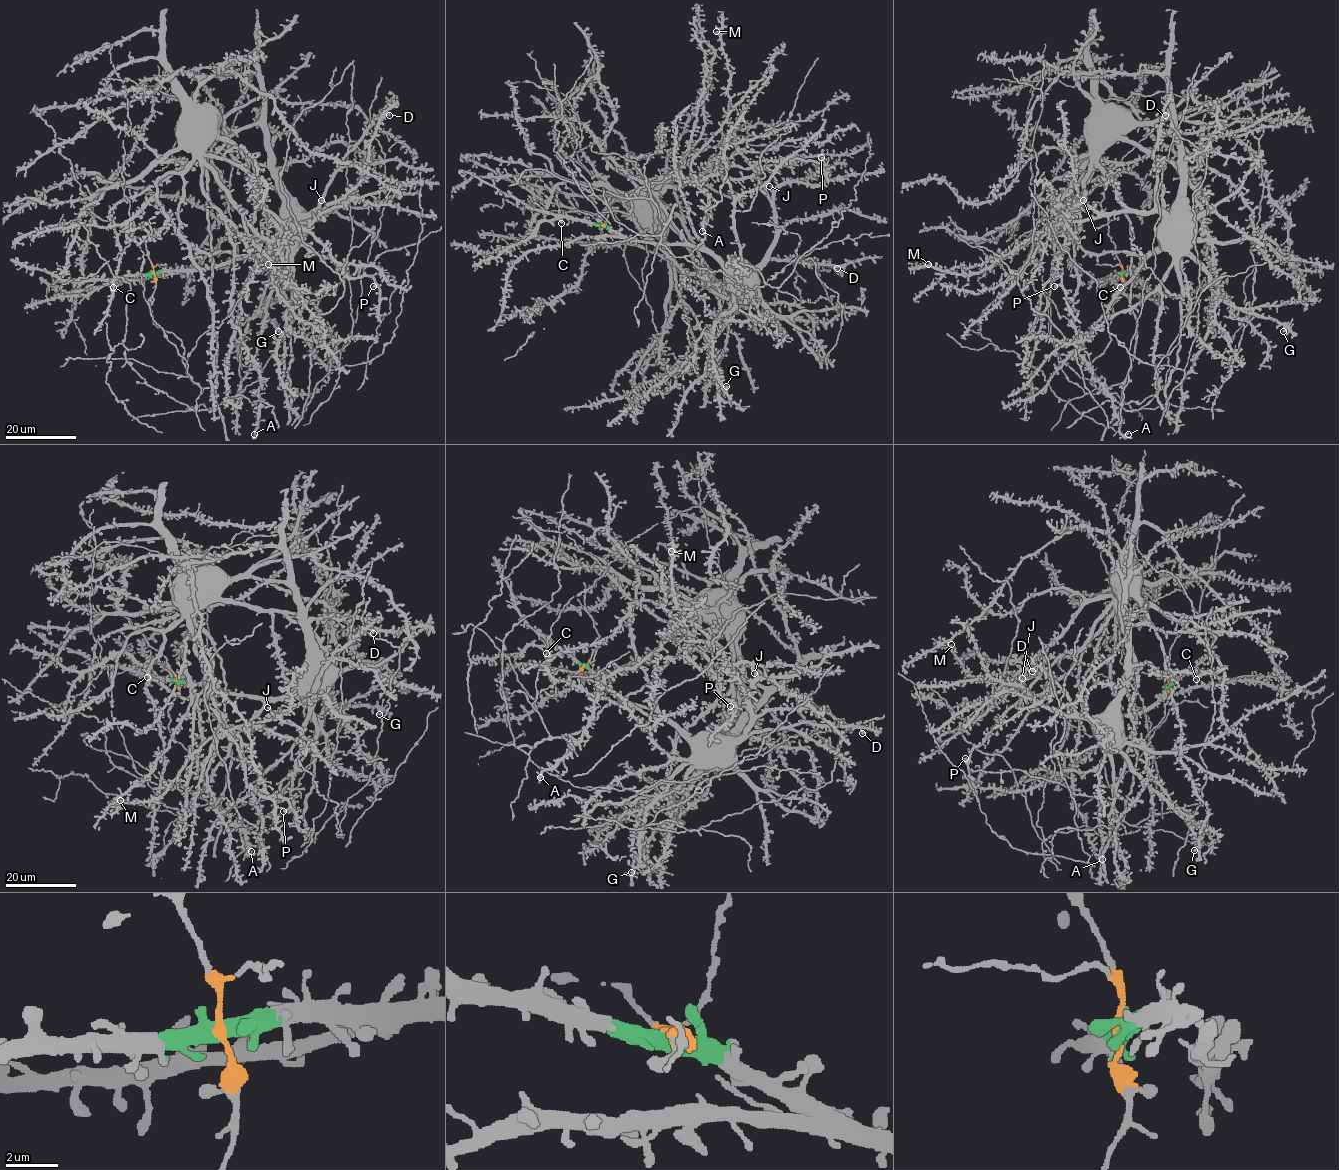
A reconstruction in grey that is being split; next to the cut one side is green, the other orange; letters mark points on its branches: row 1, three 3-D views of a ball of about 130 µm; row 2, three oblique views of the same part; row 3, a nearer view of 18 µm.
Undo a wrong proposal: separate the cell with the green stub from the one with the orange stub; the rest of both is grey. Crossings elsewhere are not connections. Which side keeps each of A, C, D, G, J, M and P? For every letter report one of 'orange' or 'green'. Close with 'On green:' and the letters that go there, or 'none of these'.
A: orange
C: green
D: green
G: green
J: green
M: green
P: orange
On green: C, D, G, J, M

